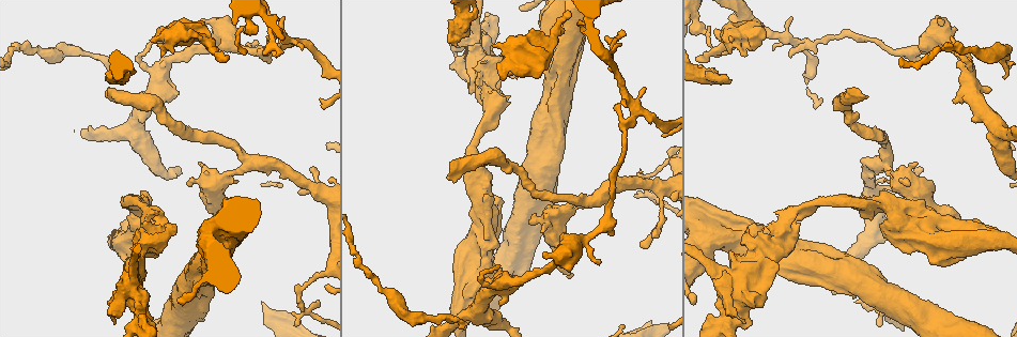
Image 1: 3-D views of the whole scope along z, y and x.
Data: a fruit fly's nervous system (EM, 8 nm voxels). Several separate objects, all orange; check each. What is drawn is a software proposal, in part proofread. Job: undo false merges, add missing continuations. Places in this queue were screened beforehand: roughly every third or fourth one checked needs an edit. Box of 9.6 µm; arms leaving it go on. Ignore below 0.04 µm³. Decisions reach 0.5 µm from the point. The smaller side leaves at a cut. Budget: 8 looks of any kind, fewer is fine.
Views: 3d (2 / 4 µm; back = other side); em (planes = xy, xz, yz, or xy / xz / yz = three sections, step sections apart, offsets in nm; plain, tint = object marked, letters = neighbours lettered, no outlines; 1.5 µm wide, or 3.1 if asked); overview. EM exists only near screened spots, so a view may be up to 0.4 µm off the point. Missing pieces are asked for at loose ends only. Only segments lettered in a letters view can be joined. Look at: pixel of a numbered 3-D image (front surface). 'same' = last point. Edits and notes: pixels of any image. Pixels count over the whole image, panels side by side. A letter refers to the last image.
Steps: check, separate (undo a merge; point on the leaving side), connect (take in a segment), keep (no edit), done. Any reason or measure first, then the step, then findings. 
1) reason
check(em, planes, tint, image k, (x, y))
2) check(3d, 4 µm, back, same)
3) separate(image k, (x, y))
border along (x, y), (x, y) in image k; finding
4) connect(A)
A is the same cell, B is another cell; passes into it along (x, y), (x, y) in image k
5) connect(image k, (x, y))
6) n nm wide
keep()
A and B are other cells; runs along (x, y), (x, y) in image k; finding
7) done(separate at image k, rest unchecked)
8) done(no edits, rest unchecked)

branch stops here
check(em, planes, plain, image 1, (106, 93))

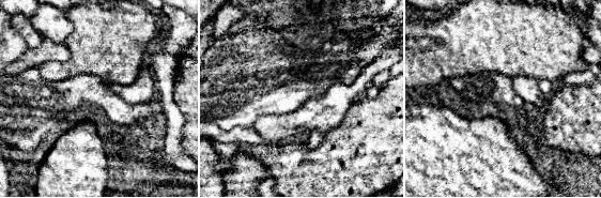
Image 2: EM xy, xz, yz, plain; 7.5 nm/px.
where the object lies
check(em, planes, tint, same)

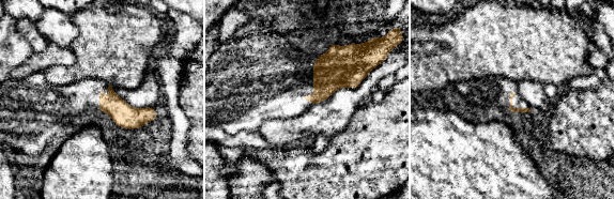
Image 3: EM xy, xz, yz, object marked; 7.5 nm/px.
check(em, planes, letters, same)

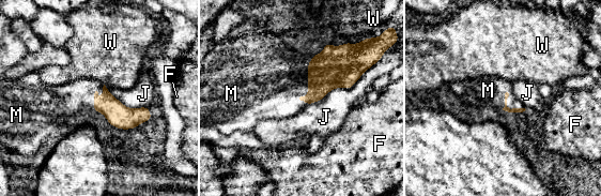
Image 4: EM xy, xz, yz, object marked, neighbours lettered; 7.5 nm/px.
connect(M)
M is the same cell, F, J and W are other cells; passes into it along (336, 66), (308, 84), (276, 76) in image 4; the neuron continues

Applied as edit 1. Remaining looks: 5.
see it whole again
check(overview)

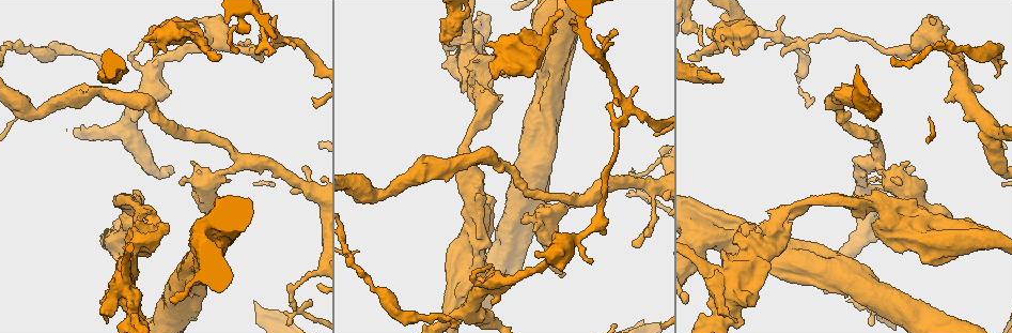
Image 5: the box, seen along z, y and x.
side arm on a straight run
check(em, planes, letters, image 5, (784, 38))

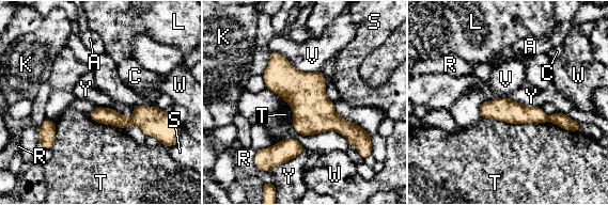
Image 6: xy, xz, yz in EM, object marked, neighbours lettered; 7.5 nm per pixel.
separate(image 6, (516, 113))
A, C, K, L, R, S, T, V, W and Y are other cells; the part that leaves runs along (273, 53), (279, 68), (355, 141) in image 6; two neurons meet here

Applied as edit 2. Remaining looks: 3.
done(connect at image 4, separate at image 6, rest unchecked)

